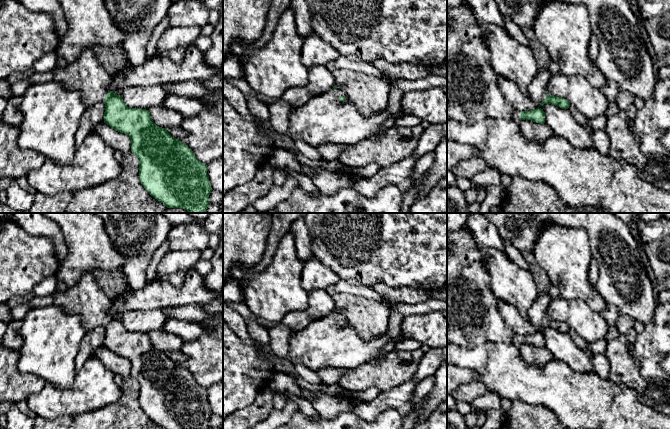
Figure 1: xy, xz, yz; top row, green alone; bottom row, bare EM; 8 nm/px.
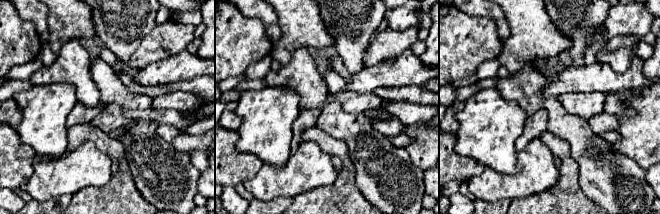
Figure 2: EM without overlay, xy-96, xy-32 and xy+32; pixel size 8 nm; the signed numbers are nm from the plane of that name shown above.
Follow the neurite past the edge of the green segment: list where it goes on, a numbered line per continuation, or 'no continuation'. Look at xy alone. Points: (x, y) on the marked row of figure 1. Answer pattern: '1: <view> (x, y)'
1: xy (85, 75)

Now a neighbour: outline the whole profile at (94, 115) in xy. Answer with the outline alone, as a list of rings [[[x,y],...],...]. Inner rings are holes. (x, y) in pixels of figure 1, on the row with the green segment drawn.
[[[98,103],[86,108],[80,119],[78,131],[75,134],[76,147],[79,147],[83,143],[86,137],[92,133],[92,129],[95,126],[104,123],[105,109],[104,103]]]

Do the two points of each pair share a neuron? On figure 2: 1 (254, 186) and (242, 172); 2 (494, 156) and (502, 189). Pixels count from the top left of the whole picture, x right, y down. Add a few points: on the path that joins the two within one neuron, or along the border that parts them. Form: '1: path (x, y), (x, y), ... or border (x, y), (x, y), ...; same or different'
1: border (263, 164), (243, 184); different
2: border (485, 165), (503, 173), (515, 173), (518, 170); different

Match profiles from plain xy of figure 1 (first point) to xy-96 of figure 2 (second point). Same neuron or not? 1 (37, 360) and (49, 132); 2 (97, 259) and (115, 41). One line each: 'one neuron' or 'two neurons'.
1: one neuron
2: two neurons

